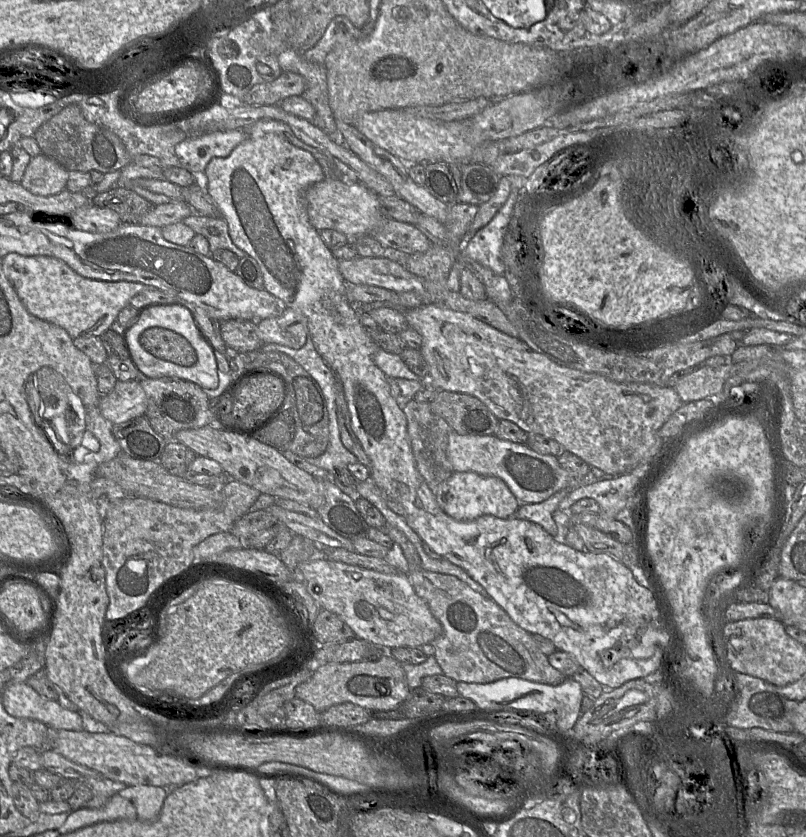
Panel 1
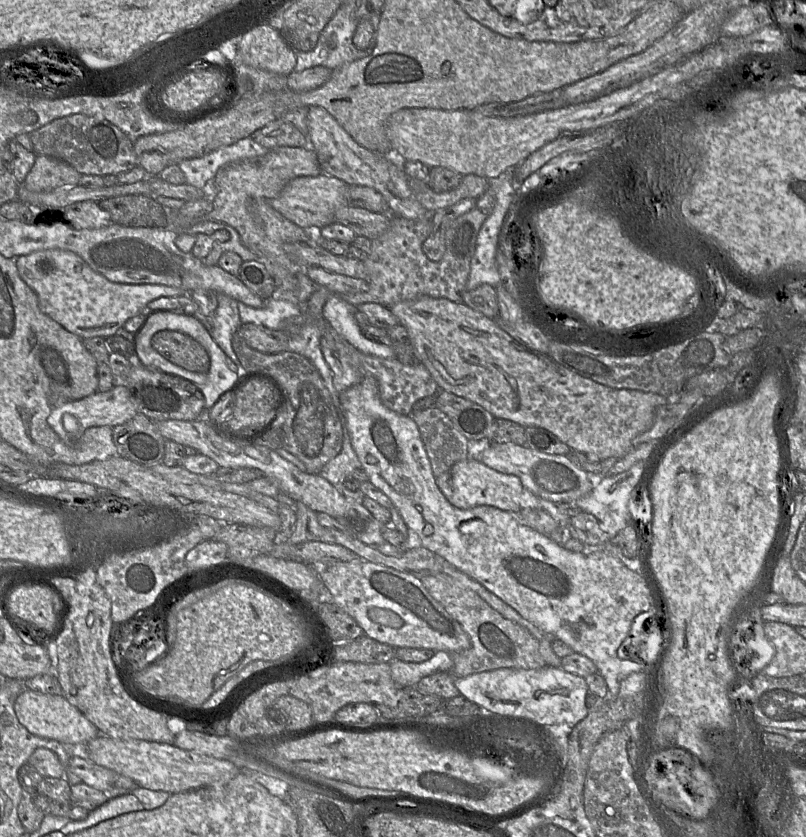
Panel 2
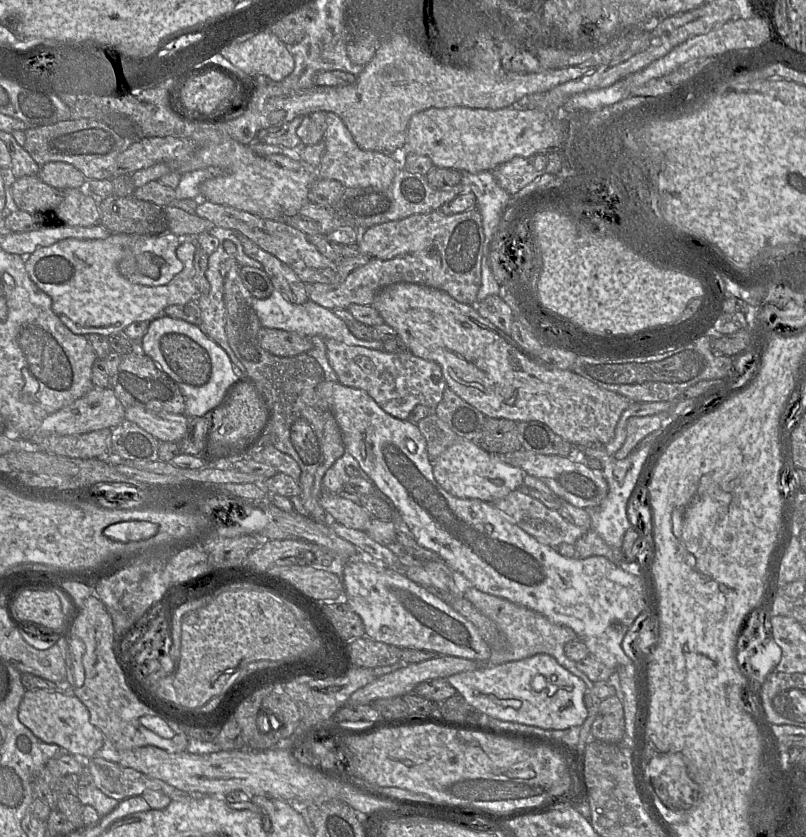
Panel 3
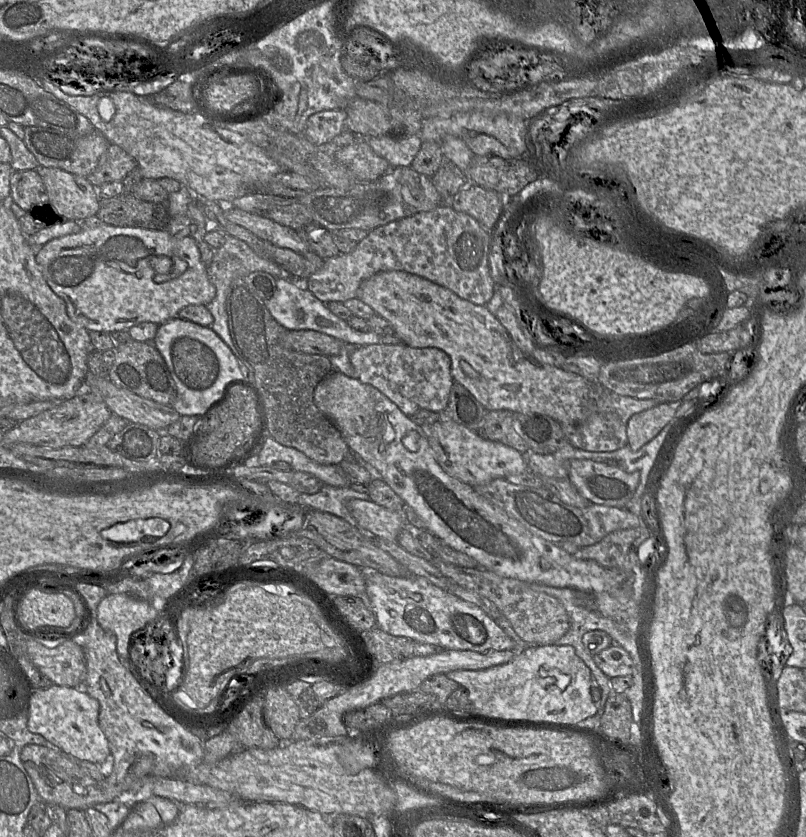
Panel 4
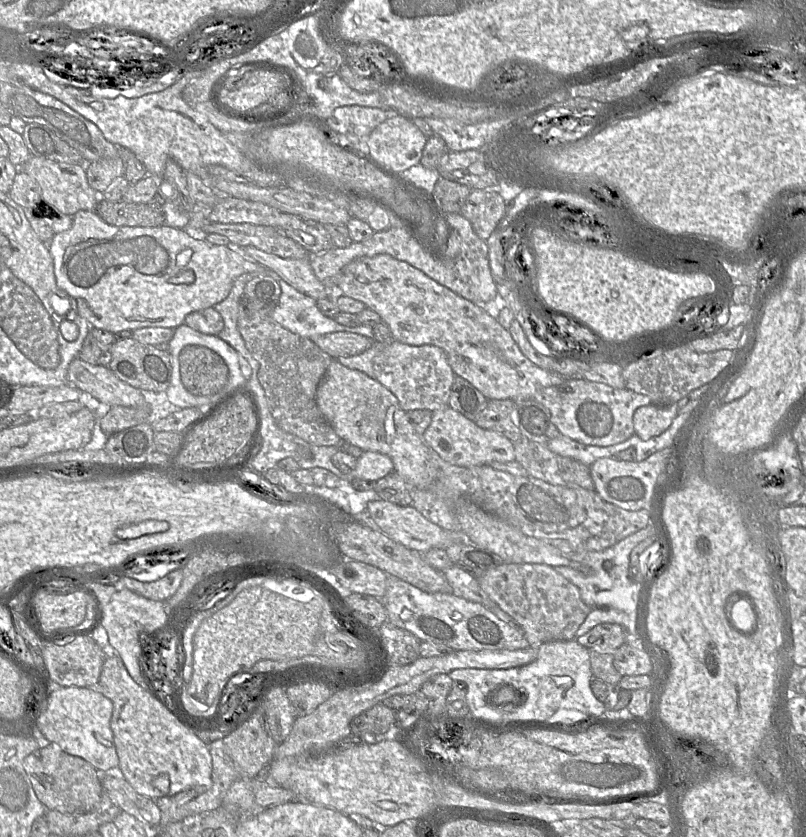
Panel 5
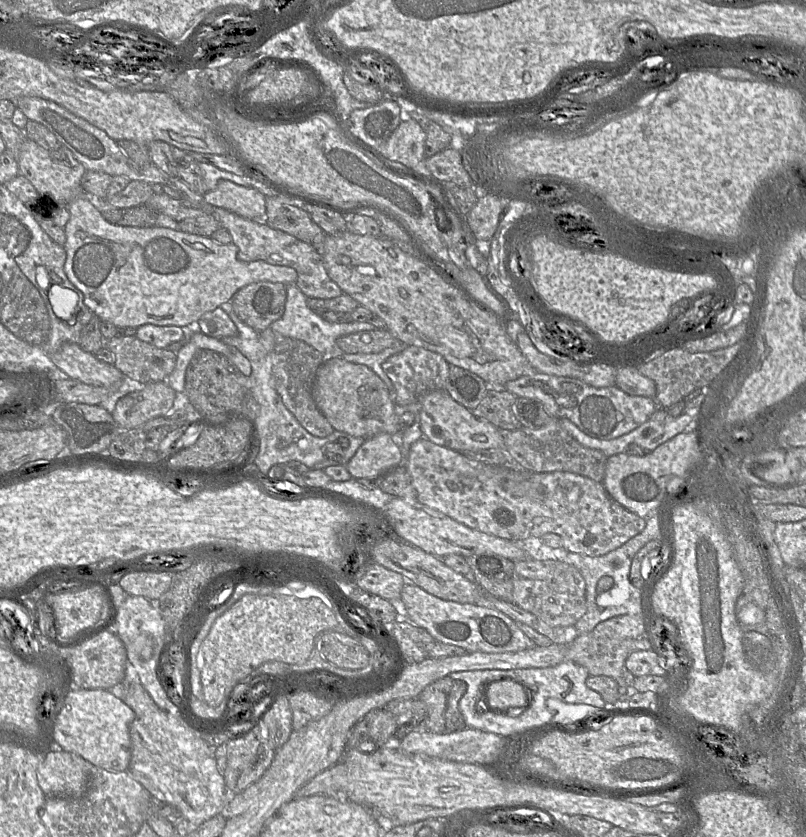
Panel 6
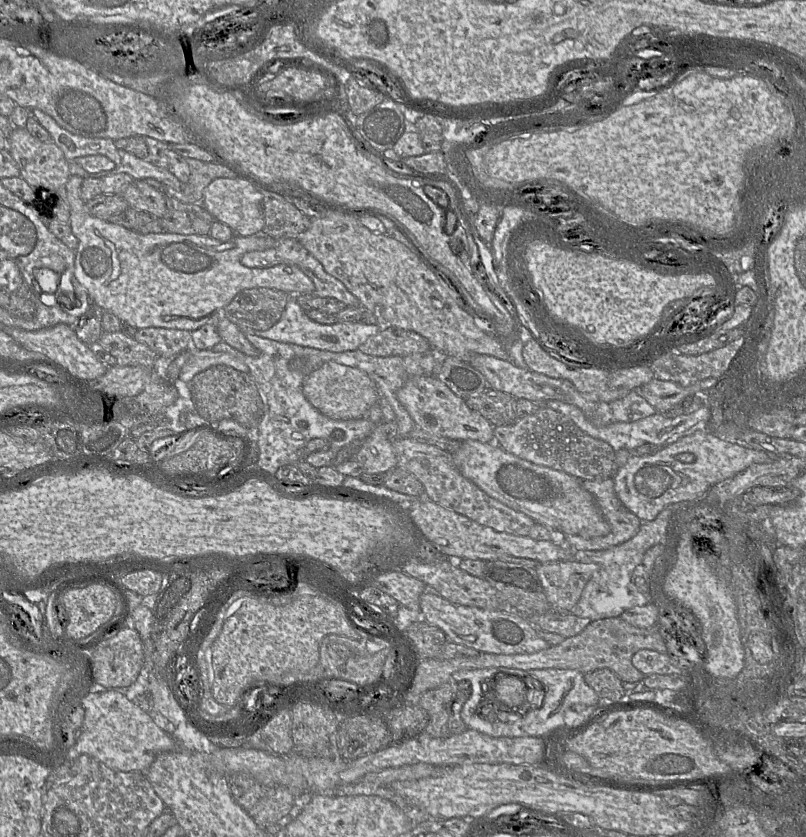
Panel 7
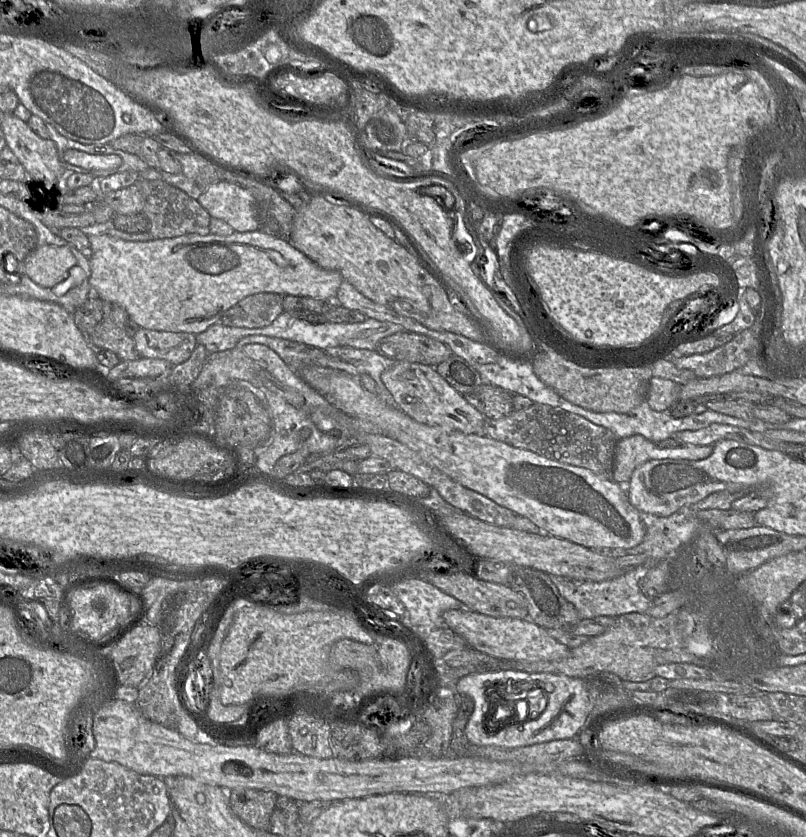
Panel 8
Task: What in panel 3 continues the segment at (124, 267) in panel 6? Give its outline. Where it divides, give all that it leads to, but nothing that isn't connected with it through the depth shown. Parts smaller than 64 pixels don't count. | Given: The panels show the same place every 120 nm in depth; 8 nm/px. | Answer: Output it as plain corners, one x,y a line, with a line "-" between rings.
111,234
106,239
80,240
69,238
51,246
42,247
33,252
25,262
25,269
31,280
52,300
52,310
62,323
74,334
89,335
111,334
123,332
133,322
151,321
164,314
166,307
185,304
198,299
201,294
194,283
194,257
196,243
187,241
177,249
177,257
184,264
183,270
168,284
161,286
143,286
134,284
119,272
119,262
131,250
131,236
127,234

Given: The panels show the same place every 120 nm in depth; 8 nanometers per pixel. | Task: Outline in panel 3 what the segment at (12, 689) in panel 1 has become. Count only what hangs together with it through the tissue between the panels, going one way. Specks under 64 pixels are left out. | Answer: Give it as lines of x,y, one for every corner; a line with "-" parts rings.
45,689
27,690
18,710
19,721
37,738
56,744
81,760
89,760
105,744
104,734
90,722
88,708
75,695

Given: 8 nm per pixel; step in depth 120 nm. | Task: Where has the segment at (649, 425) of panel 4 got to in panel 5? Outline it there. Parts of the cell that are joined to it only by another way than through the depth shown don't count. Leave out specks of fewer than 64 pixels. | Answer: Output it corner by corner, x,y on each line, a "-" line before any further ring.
678,402
669,406
649,404
639,407
633,415
634,433
647,441
661,435
678,415

